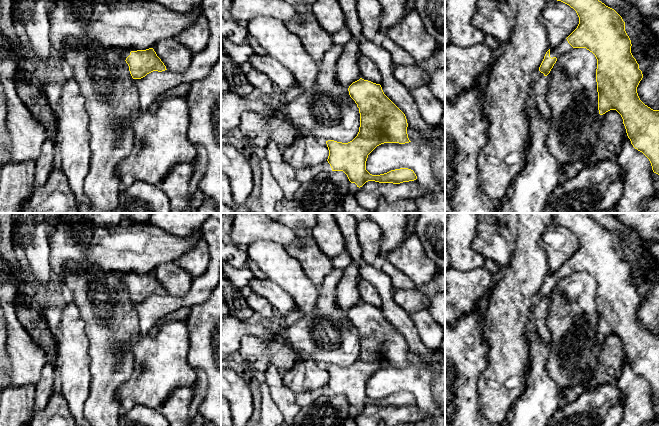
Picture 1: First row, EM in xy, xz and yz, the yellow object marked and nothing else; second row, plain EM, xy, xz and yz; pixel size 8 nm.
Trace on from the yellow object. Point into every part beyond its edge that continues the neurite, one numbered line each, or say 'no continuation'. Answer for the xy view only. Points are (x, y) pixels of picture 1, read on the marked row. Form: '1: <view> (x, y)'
1: xy (125, 53)

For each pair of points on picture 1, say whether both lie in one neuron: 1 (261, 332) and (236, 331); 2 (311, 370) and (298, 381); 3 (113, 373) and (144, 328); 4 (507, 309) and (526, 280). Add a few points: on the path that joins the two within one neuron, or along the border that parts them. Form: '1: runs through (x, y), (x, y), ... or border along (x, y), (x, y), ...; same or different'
1: runs through (255, 330), (242, 330); same
2: runs through (308, 373), (301, 378); same
3: border along (134, 311), (138, 319), (138, 331), (141, 335); different
4: runs through (511, 302), (514, 292), (519, 287); same

